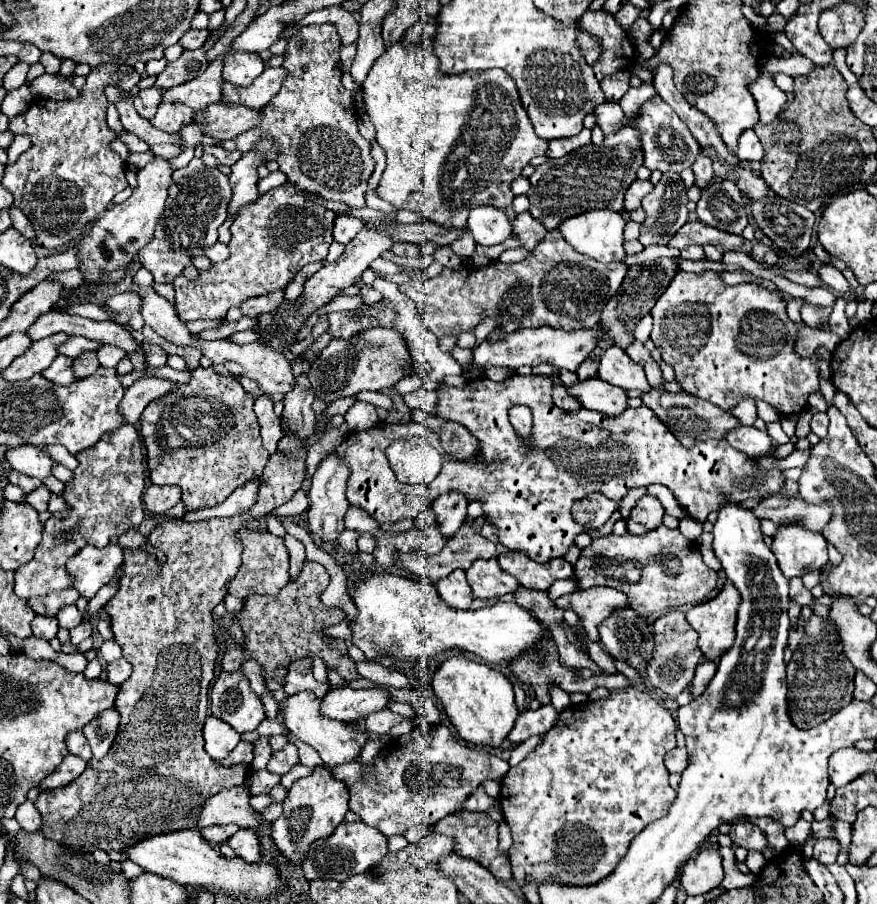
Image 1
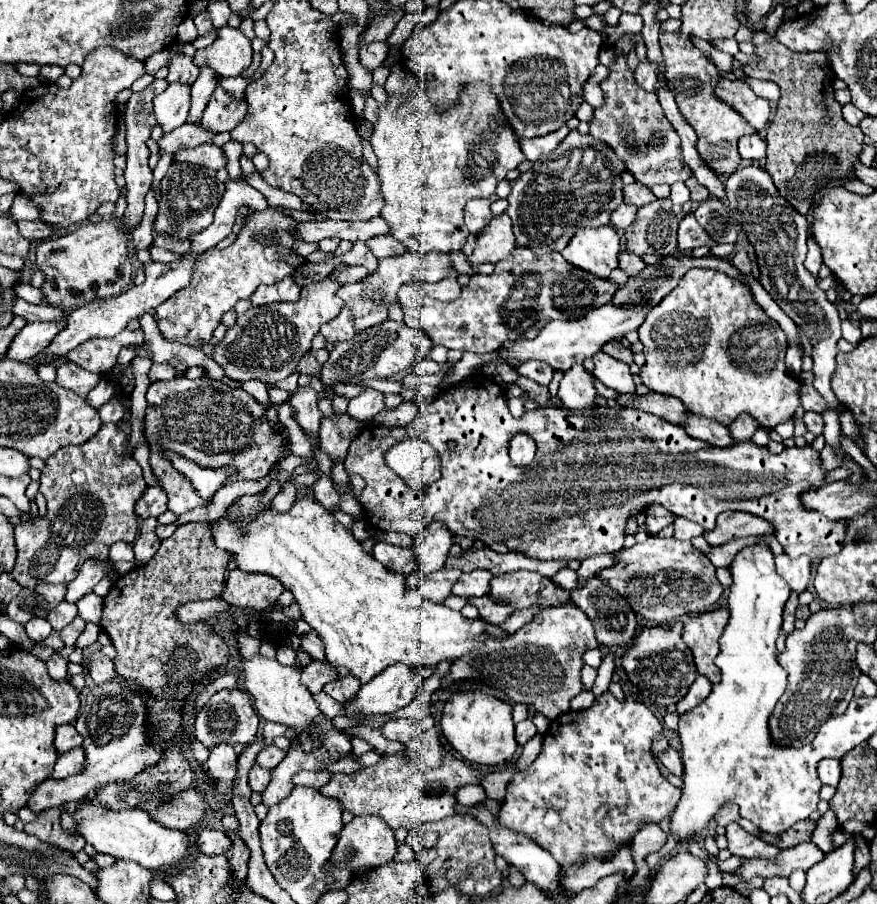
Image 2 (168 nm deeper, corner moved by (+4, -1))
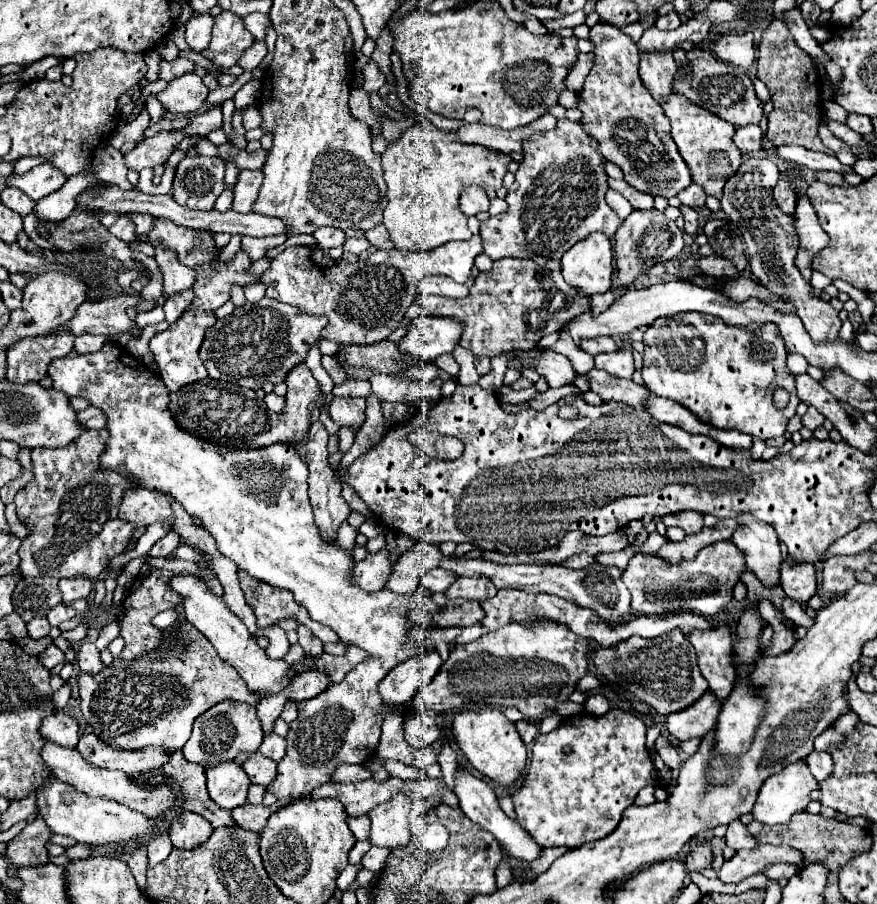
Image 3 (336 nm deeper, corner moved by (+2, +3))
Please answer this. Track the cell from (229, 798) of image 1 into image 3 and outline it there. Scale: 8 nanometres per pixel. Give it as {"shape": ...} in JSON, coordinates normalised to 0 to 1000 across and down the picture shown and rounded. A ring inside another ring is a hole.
{"shape":[[[49,816],[49,827],[47,827],[47,838],[51,841],[51,845],[58,852],[58,858],[67,858],[67,863],[76,863],[81,869],[90,872],[92,876],[99,876],[101,881],[120,881],[127,885],[133,885],[140,892],[147,892],[154,898],[161,898],[170,905],[179,905],[186,903],[197,889],[200,889],[200,881],[195,876],[195,872],[190,869],[158,869],[154,863],[147,863],[140,854],[127,854],[127,852],[117,852],[106,847],[104,843],[95,841],[92,834],[88,832],[88,827],[74,827],[67,825],[63,821],[58,821],[56,816]]]}

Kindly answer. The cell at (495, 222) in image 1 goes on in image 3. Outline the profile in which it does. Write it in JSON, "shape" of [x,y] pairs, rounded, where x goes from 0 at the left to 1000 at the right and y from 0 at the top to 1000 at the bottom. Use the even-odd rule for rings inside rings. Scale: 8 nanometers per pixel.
{"shape":[[[532,206],[526,210],[526,219],[523,219],[526,232],[532,239],[544,239],[551,232],[558,232],[558,219],[555,212],[548,206]]]}

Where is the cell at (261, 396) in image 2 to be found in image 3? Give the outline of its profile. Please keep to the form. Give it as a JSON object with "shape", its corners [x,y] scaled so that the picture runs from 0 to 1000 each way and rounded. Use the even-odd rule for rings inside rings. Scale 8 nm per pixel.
{"shape":[[[304,436],[302,438],[302,447],[309,456],[314,458],[323,458],[325,454],[325,438],[316,438],[316,436]]]}

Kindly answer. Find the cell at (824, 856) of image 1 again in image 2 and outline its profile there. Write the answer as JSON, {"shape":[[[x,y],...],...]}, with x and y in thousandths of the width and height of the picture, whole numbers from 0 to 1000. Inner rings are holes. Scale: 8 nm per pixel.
{"shape":[[[916,931],[909,934],[900,940],[893,940],[886,951],[852,951],[845,962],[840,965],[849,973],[859,969],[868,971],[879,971],[879,969],[900,969],[904,962],[922,962],[929,956],[938,951],[938,940],[929,936],[927,931]]]}

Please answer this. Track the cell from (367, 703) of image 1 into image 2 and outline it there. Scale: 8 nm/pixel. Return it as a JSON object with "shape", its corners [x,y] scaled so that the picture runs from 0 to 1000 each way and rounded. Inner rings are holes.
{"shape":[[[448,735],[414,757],[405,772],[391,777],[391,792],[414,794],[455,785],[471,774],[475,763],[478,754],[471,748],[471,739]]]}

